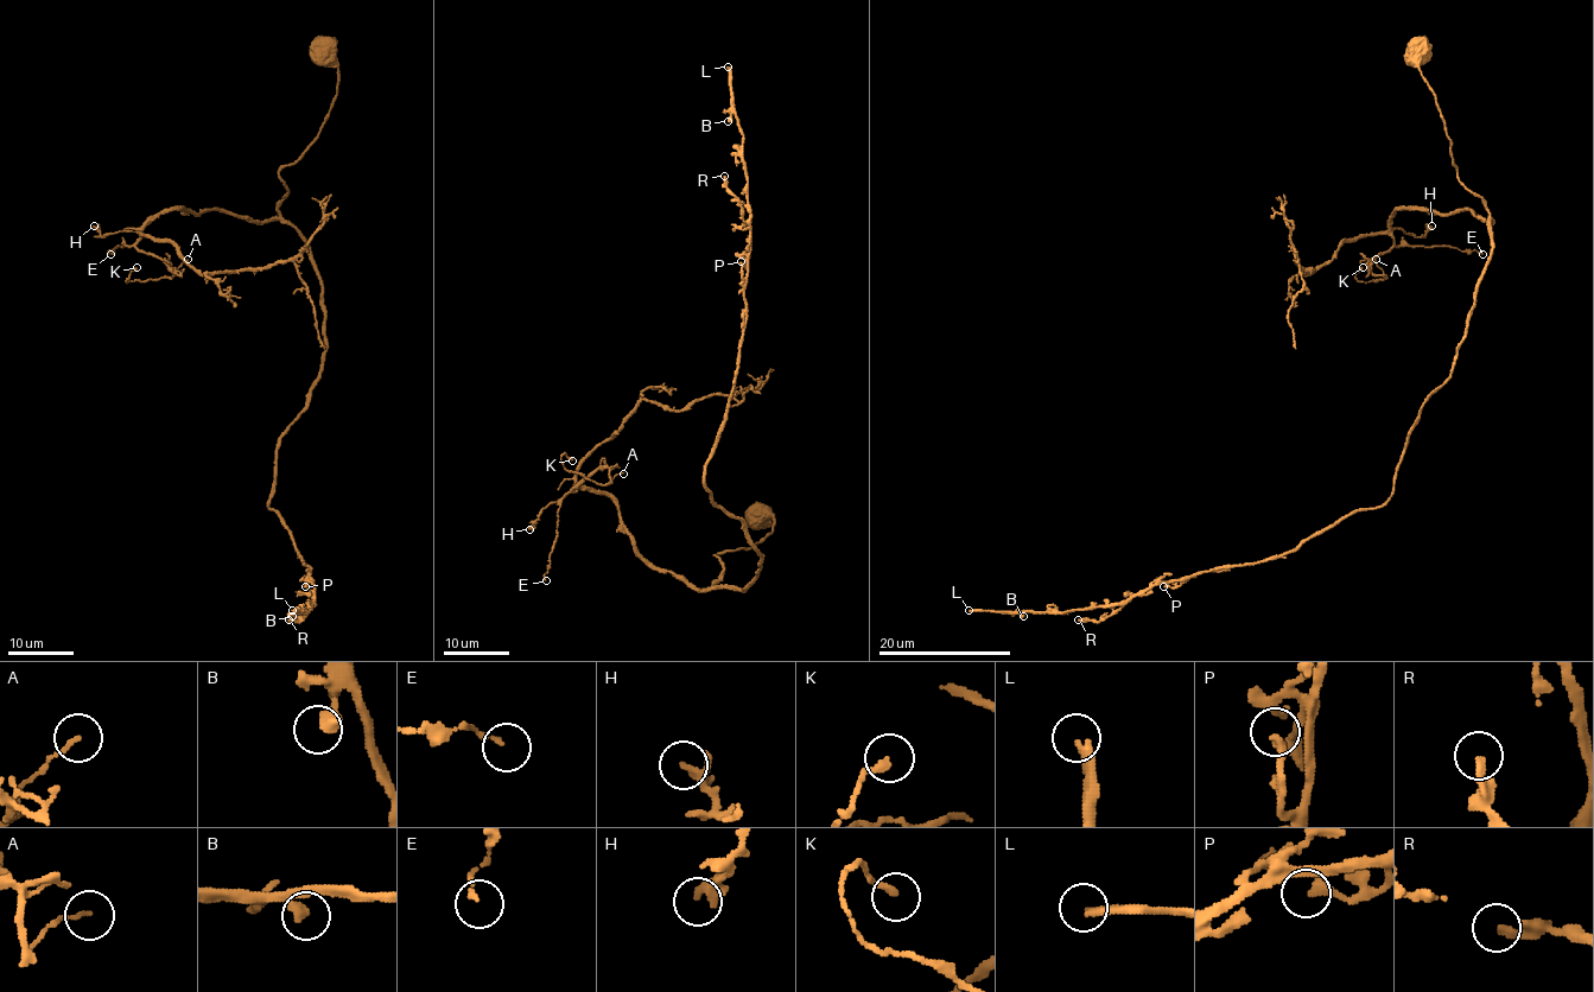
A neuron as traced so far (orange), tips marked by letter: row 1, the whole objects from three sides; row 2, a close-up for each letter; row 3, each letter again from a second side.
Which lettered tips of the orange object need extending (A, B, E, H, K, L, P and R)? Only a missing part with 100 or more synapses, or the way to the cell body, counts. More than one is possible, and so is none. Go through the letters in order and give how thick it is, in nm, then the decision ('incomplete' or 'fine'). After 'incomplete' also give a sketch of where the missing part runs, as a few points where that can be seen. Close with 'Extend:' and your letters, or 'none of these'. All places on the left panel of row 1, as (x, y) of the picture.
A: calibre 130 nm; fine
B: calibre 400 nm; fine
E: calibre 150 nm; fine
H: calibre 200 nm; fine
K: calibre 200 nm; fine
L: calibre 280 nm; incomplete; course (292, 610), (290, 637), (183, 535), (110, 387), (87, 261), (110, 71), (36, 74), (4, 51), (23, 26)
P: calibre 280 nm; fine
R: calibre 320 nm; fine
Extend: L

